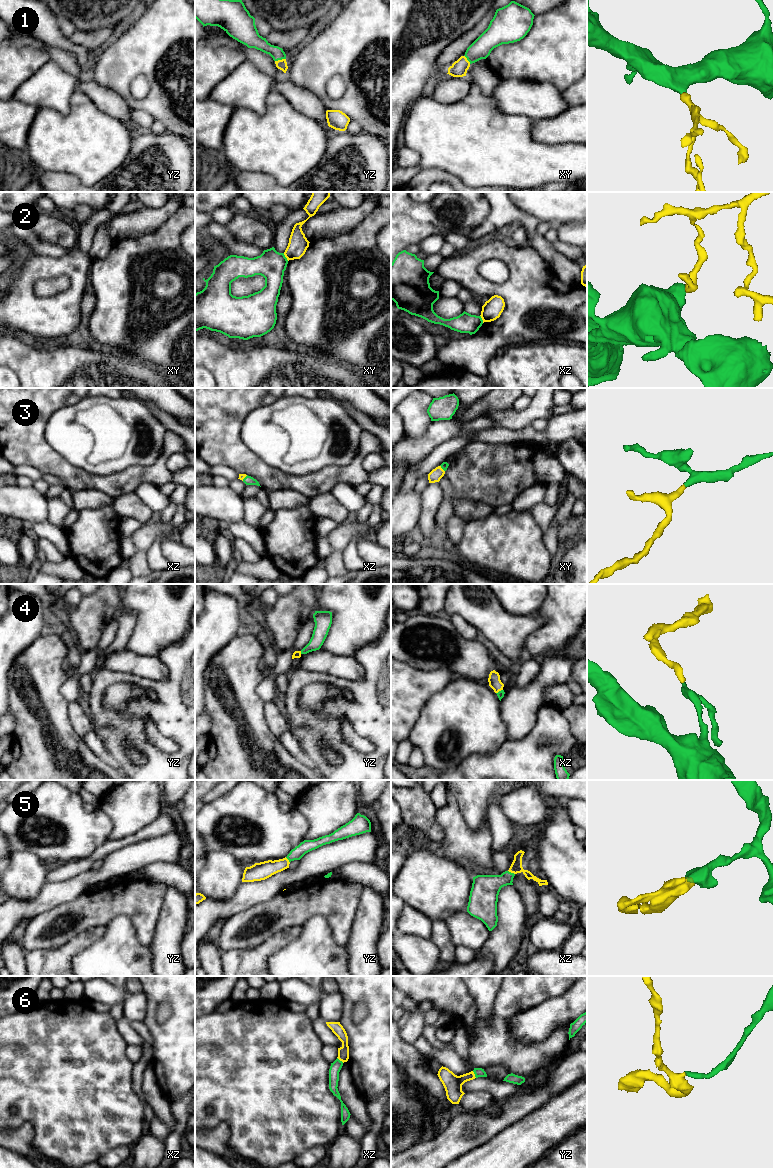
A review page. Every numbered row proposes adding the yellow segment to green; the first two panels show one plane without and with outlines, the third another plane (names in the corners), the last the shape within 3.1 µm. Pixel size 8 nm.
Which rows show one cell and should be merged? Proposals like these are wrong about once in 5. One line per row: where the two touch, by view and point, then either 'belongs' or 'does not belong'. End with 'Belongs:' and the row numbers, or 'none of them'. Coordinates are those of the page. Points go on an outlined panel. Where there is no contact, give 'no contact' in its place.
1: meets green in yz at (280, 59); belongs
2: meets green in xy at (285, 257); does not belong
3: meets green in xz at (244, 478); belongs
4: meets green in xz at (499, 691); belongs
5: meets green in xz at (510, 872); belongs
6: meets green in yz at (474, 1073); belongs
Belongs: 1, 3, 4, 5, 6

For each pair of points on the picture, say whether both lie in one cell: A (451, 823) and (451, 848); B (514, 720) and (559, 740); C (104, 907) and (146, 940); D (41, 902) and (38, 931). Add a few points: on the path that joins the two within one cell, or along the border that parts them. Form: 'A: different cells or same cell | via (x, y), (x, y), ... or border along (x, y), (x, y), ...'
A: same cell | via (451, 829), (451, 842)
B: different cells | border along (541, 706), (534, 726), (523, 737), (512, 741)
C: same cell | via (118, 907), (127, 907), (145, 926)
D: different cells | border along (61, 903), (35, 915), (28, 921)

